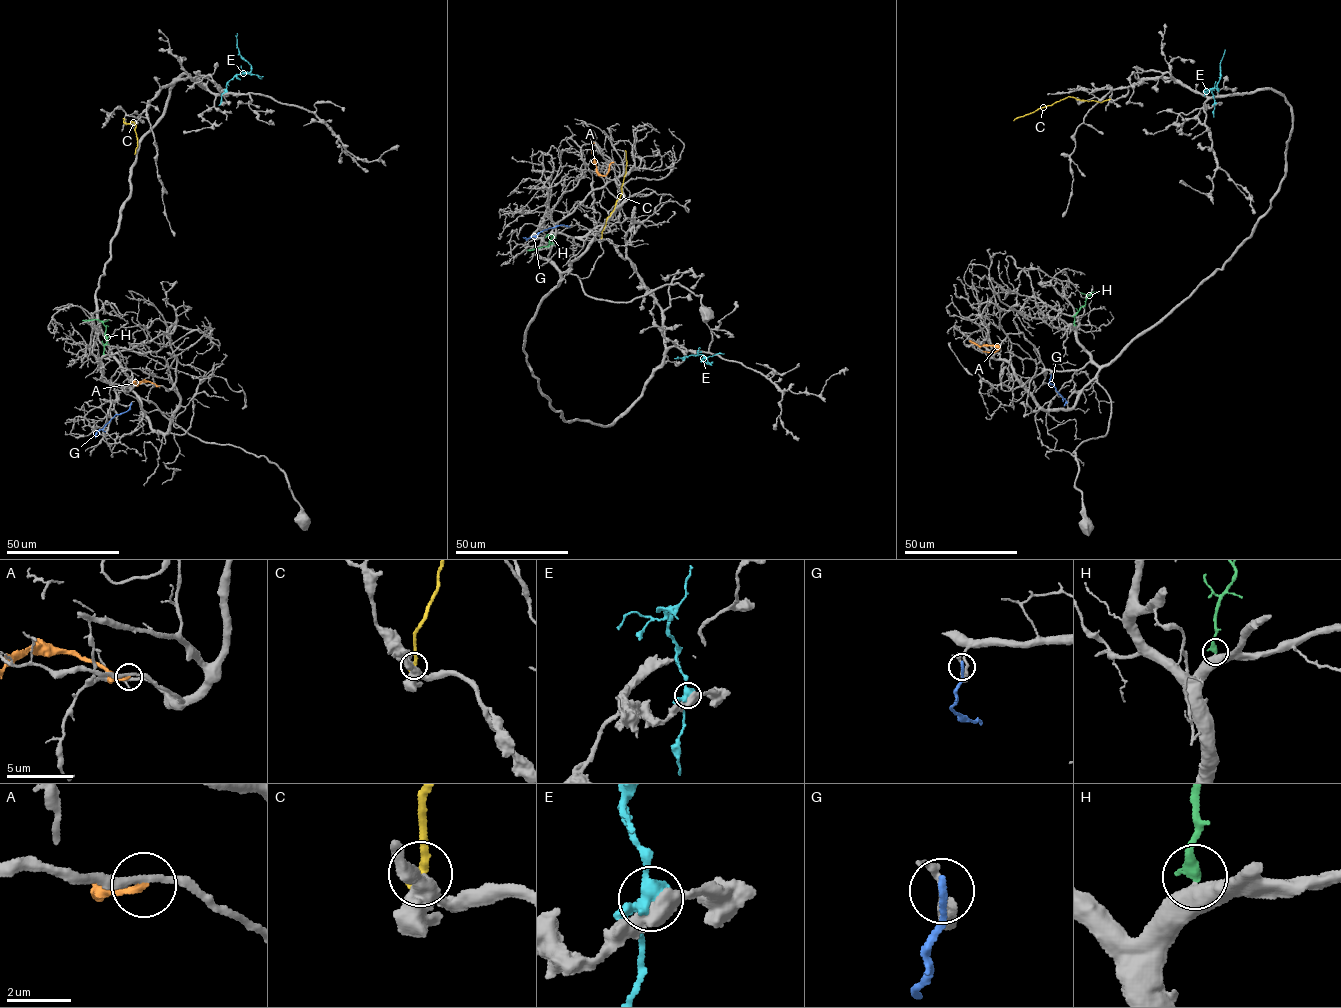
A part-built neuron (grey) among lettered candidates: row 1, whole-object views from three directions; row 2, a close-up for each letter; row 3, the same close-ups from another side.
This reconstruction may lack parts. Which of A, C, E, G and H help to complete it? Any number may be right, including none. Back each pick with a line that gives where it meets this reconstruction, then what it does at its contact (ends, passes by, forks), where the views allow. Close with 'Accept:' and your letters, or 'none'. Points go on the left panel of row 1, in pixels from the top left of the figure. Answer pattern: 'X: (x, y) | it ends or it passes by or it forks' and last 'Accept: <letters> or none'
H: (104, 354) | it ends
Accept: H

